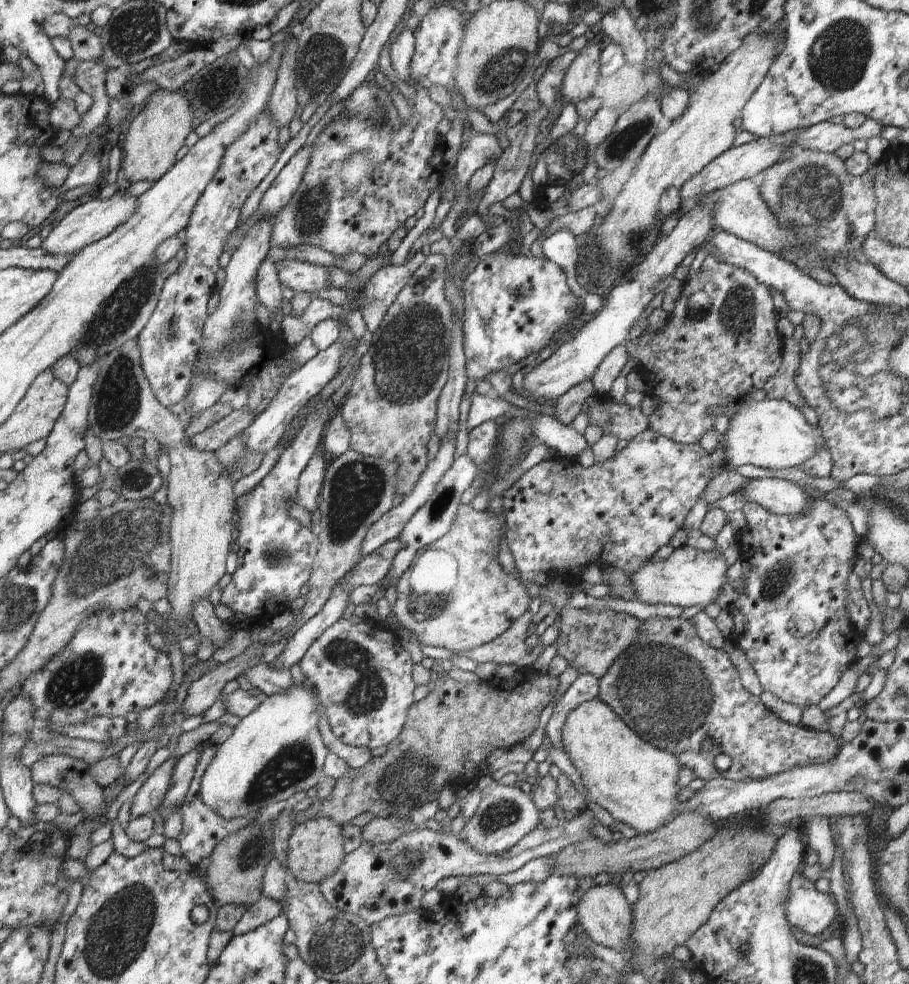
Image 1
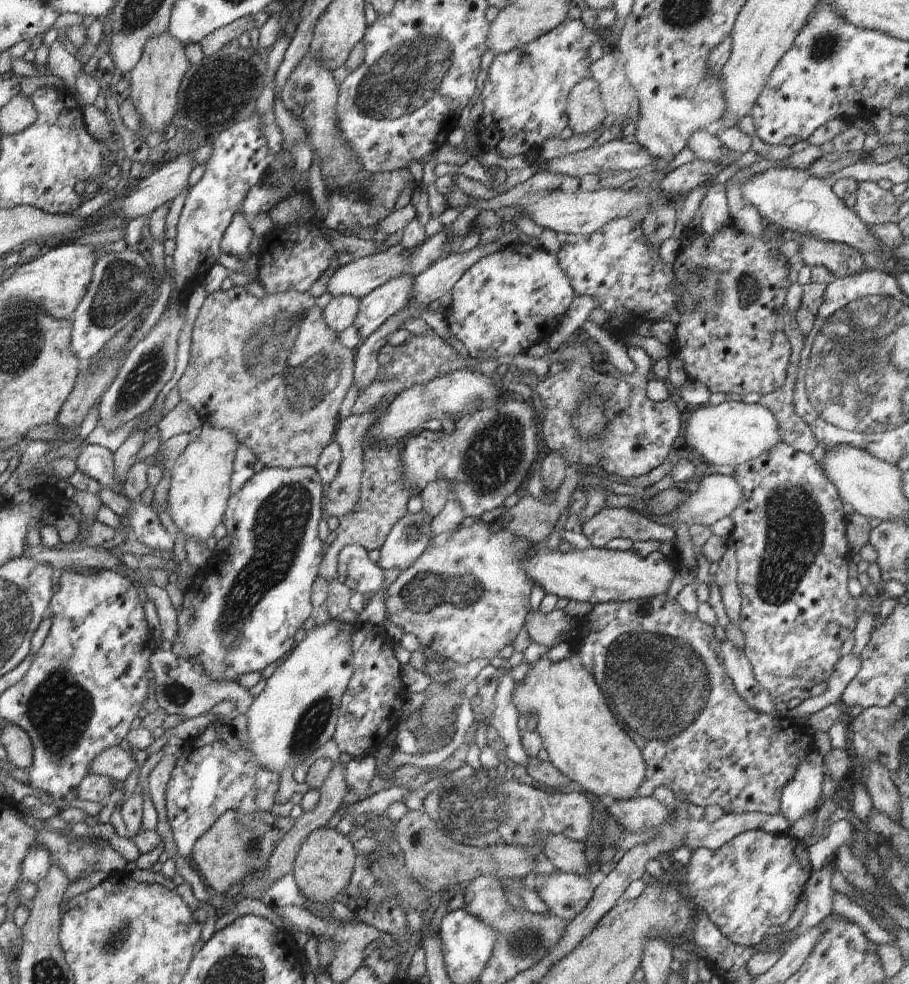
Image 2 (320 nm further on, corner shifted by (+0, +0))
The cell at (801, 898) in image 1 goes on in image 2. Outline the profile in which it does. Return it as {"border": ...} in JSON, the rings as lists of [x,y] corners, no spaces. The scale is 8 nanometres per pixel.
{"border":[[[762,829],[740,833],[715,851],[694,849],[684,869],[683,886],[695,910],[706,913],[730,942],[743,947],[760,944],[772,926],[786,924],[813,872],[802,840]]]}

